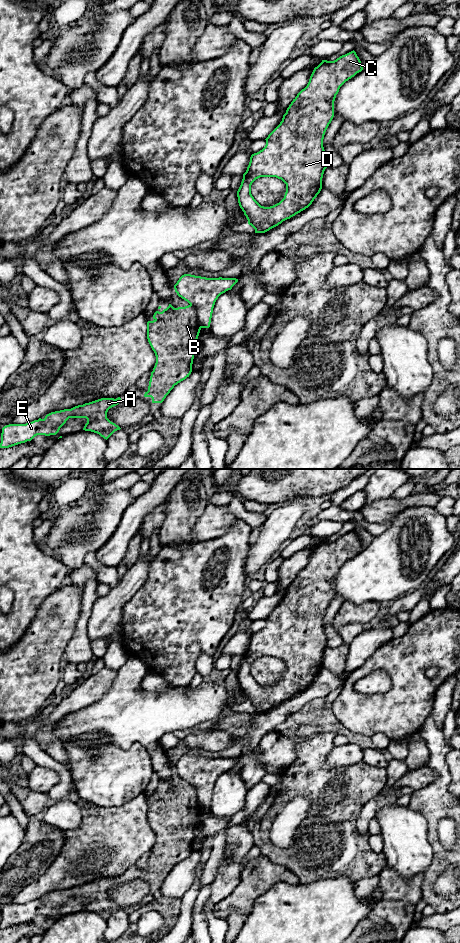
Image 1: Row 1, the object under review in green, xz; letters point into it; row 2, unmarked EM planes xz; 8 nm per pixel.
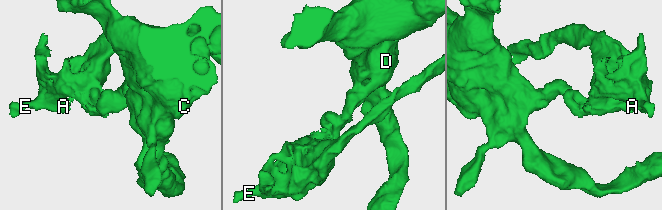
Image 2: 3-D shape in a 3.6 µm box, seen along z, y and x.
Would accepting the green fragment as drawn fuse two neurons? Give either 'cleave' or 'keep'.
cleave

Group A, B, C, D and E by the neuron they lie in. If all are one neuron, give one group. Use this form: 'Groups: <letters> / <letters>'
Groups: A B E / C D

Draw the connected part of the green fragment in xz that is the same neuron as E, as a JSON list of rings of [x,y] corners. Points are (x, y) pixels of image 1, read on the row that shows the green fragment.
[[[101,398],[83,405],[75,406],[71,409],[64,409],[47,414],[44,419],[39,418],[26,424],[9,424],[2,428],[0,448],[9,448],[27,441],[31,441],[37,435],[56,435],[60,428],[69,418],[86,418],[87,423],[83,430],[99,434],[104,439],[108,439],[115,431],[121,428],[107,418],[107,412],[110,408],[118,405],[121,398]]]

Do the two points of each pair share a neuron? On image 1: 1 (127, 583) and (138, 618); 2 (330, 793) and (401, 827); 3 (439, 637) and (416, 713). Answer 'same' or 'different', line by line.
1: different
2: different
3: same

